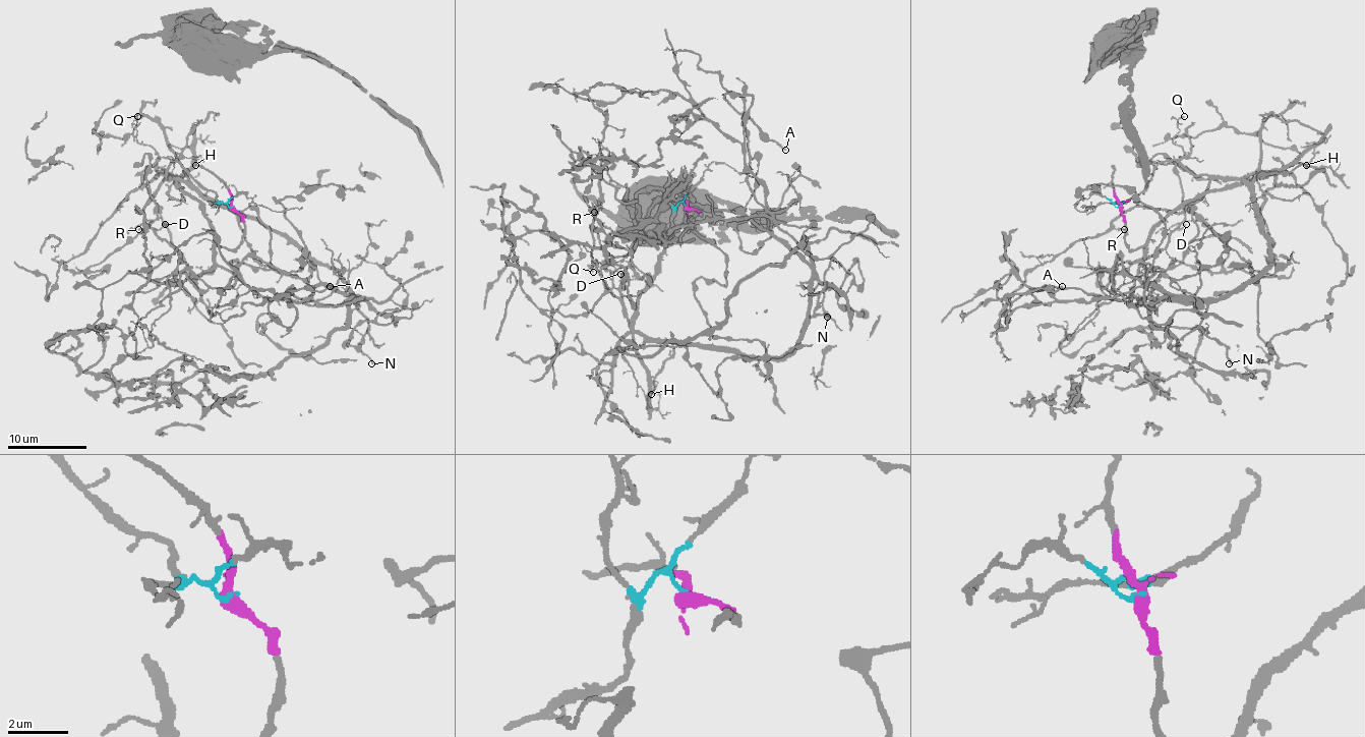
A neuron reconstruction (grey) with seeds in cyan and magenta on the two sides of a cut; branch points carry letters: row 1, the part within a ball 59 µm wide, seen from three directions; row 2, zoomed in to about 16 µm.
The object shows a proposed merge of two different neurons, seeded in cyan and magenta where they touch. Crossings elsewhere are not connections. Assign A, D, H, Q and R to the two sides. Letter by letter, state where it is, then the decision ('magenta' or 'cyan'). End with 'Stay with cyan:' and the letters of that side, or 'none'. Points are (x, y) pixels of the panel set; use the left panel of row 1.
A: at (330, 286); magenta
D: at (165, 224); cyan
H: at (195, 165); magenta
Q: at (137, 116); cyan
R: at (138, 229); cyan
Stay with cyan: D, Q, R

